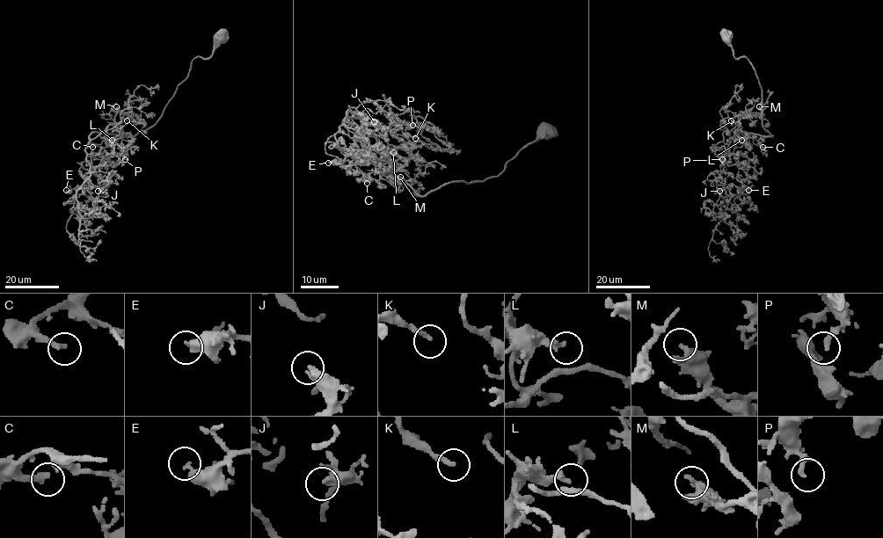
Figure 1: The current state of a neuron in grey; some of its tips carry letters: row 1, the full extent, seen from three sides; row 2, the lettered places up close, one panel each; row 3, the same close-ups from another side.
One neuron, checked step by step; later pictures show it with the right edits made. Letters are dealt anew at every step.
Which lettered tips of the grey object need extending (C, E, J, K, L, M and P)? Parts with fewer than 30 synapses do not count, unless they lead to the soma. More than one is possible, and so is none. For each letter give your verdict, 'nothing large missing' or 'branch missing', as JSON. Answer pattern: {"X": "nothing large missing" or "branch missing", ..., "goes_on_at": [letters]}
{"C": "branch missing", "E": "nothing large missing", "J": "nothing large missing", "K": "branch missing", "L": "nothing large missing", "M": "nothing large missing", "P": "nothing large missing", "goes_on_at": ["C", "K"]}

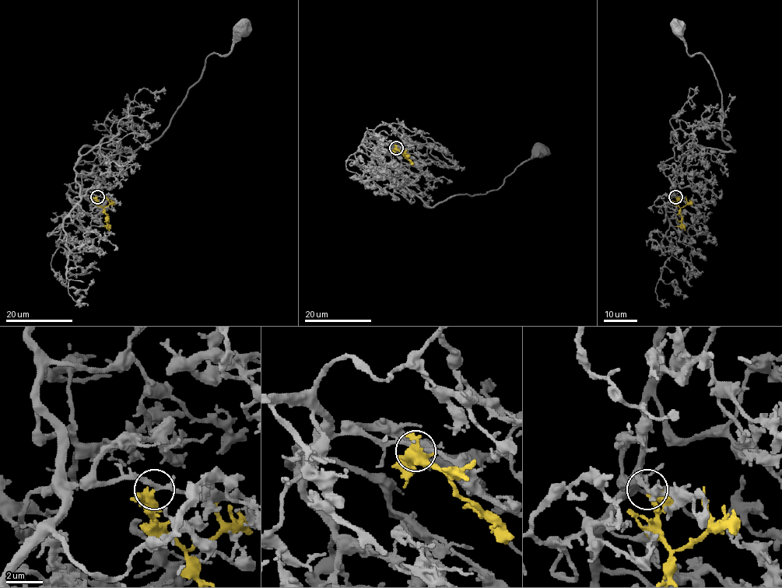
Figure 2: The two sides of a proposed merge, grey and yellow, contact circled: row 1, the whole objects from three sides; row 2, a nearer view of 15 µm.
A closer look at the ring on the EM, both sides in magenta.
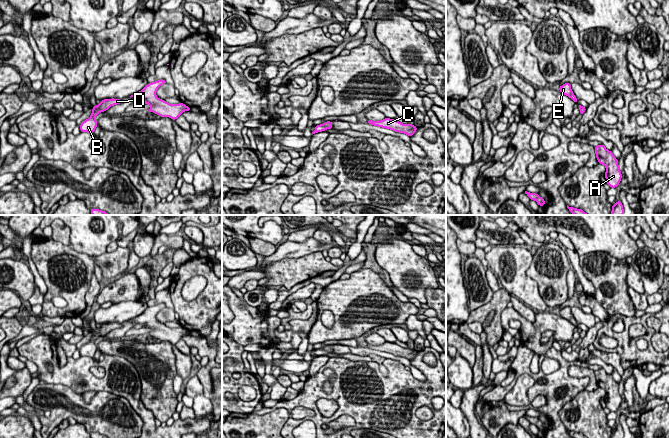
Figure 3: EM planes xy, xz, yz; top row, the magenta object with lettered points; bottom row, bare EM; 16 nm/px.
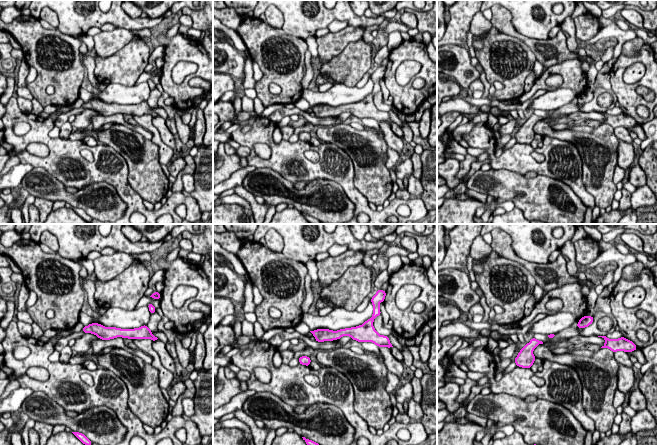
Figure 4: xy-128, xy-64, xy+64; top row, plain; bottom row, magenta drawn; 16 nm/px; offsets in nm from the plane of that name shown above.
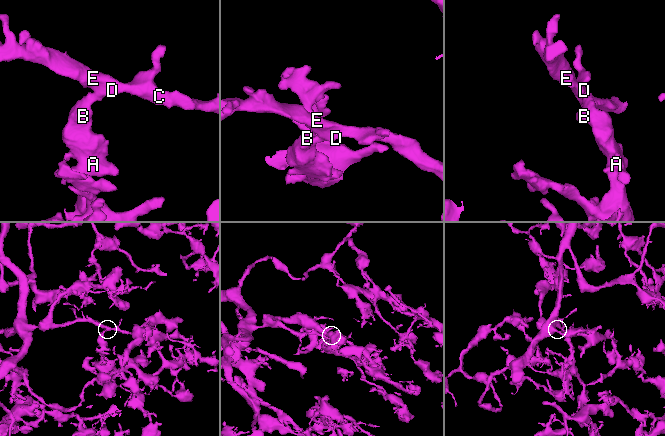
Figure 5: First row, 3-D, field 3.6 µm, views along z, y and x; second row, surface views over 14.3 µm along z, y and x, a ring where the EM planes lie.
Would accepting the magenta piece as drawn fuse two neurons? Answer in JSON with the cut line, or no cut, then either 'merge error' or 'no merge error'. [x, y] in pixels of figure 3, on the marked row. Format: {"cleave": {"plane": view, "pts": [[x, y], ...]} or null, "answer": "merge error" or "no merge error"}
{"cleave": null, "answer": "no merge error"}

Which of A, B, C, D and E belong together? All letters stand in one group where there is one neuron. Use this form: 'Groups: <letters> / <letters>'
Groups: A B C D E

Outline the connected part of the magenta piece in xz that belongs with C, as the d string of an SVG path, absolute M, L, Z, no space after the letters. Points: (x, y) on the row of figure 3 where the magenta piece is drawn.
M387 117L380 121L372 121L368 119L367 124L390 129L398 133L404 133L410 137L414 135L418 129L418 127L414 126L413 124L403 124L396 119L390 119Z

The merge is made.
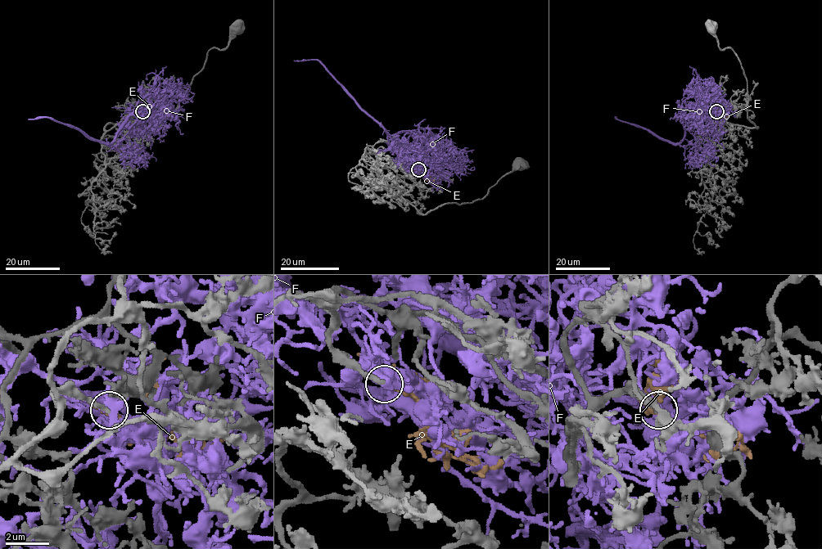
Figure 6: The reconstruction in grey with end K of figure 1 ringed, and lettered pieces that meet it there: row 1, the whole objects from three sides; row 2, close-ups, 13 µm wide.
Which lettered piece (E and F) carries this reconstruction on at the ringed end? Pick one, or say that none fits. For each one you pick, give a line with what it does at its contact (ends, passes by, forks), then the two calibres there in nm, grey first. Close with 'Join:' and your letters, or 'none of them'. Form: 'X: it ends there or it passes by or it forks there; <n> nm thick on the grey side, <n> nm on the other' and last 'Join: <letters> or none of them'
E: it forks there; 240 nm thick on the grey side, 190 nm on the other
Join: E

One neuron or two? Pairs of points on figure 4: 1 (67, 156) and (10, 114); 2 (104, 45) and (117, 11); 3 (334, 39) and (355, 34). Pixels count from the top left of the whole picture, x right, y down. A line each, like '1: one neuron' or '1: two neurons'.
1: one neuron
2: two neurons
3: one neuron

